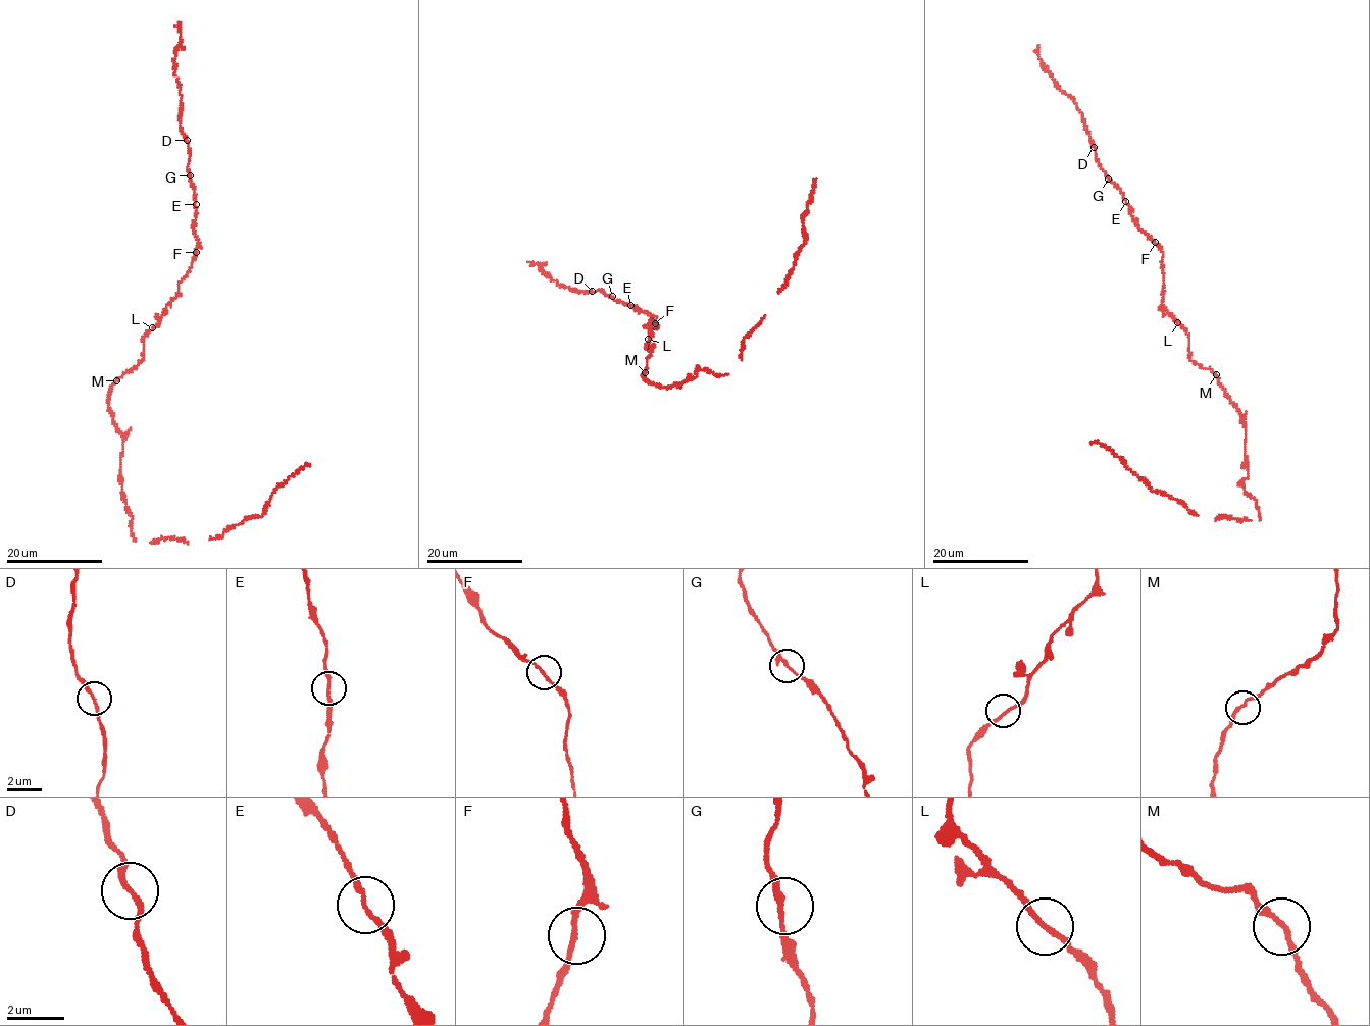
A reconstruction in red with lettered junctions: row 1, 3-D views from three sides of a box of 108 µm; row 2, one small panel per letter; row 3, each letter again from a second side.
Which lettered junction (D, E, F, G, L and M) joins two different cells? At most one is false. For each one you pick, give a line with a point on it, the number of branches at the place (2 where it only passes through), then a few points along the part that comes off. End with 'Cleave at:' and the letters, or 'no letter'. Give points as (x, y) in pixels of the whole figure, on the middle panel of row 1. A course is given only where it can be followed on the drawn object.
Cleave at: no letter

